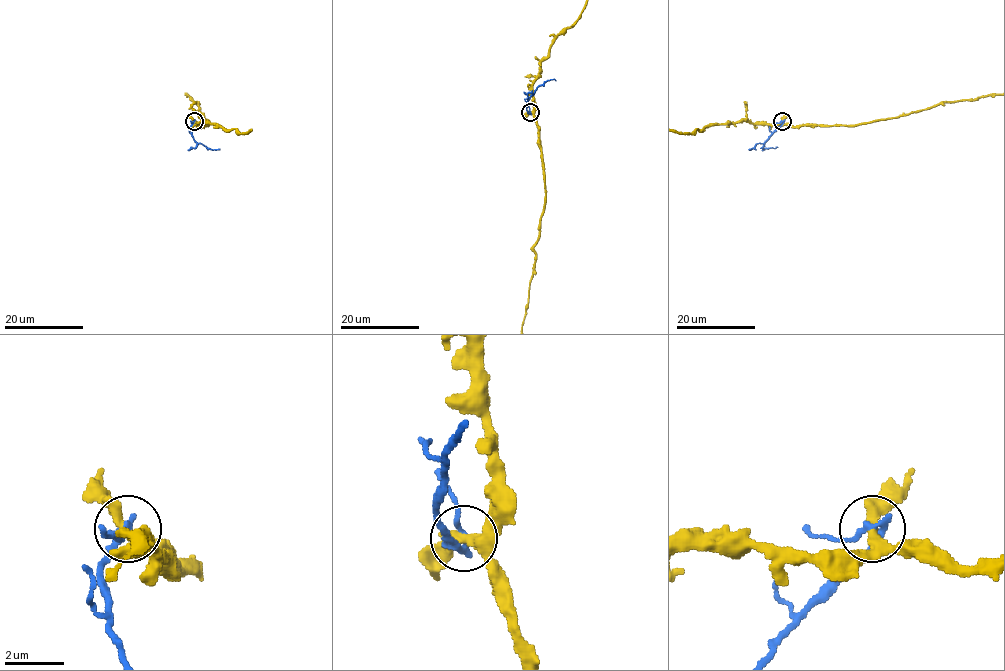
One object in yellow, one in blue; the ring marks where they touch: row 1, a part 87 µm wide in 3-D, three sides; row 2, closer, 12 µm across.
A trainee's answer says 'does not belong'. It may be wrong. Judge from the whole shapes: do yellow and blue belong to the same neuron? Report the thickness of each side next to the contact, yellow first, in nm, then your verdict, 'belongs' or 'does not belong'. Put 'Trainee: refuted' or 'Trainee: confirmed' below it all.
calibres 280 and 200 nm; does not belong
Trainee: confirmed

